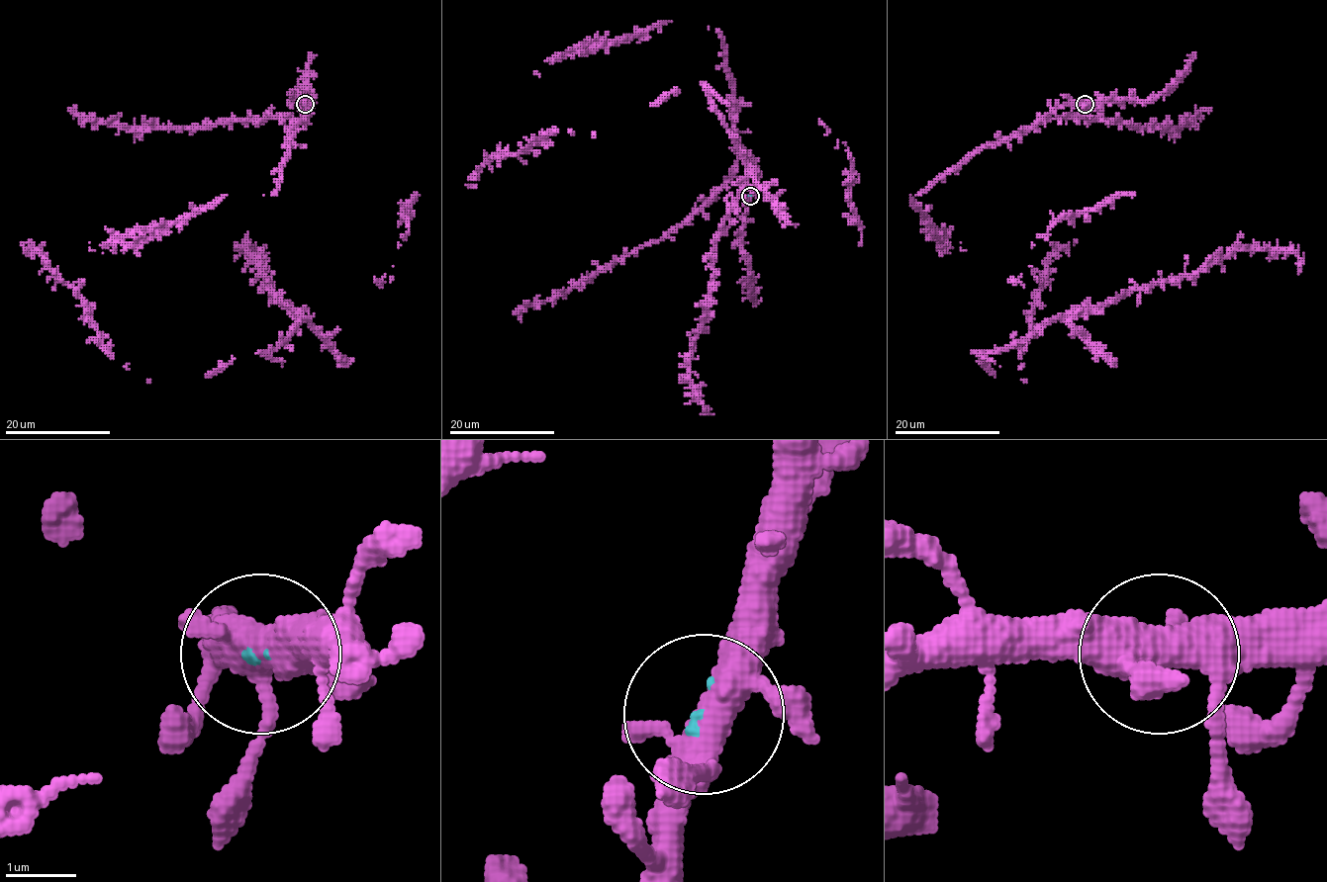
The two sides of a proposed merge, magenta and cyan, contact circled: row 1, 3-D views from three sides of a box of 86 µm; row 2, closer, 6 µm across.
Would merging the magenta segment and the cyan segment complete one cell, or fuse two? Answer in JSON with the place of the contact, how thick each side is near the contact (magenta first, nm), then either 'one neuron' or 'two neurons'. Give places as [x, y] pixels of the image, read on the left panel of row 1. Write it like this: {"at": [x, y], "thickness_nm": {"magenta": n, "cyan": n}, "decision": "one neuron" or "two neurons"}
{"at": [305, 104], "thickness_nm": {"magenta": 420, "cyan": 70}, "decision": "one neuron"}

